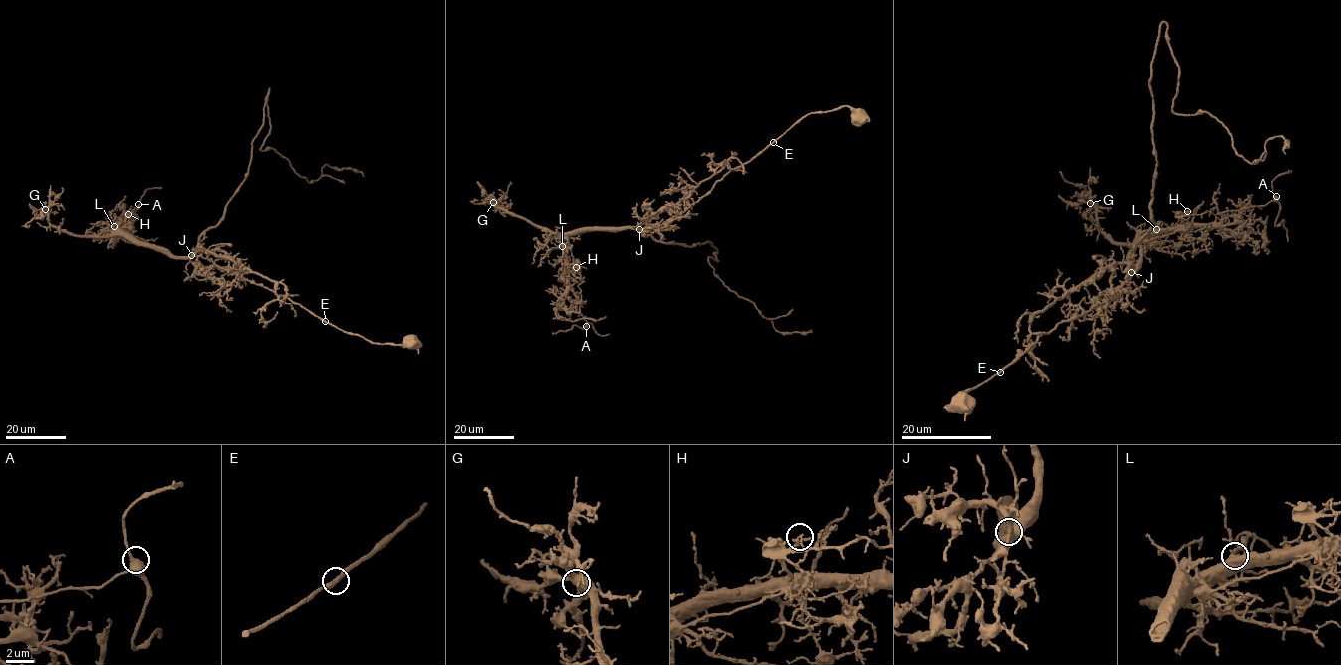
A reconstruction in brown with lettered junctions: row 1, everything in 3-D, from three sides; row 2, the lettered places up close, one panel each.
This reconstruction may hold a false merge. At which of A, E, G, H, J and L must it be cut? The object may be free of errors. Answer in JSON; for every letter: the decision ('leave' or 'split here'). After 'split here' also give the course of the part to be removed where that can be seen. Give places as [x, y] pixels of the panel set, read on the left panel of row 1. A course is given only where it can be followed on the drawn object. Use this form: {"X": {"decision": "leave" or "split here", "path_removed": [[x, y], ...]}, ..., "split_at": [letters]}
{"A": {"decision": "leave"}, "E": {"decision": "leave"}, "G": {"decision": "leave"}, "H": {"decision": "split here", "path_removed": [[128, 214], [132, 216], [132, 210], [139, 207], [127, 223], [115, 220], [104, 234]]}, "J": {"decision": "leave"}, "L": {"decision": "leave"}, "split_at": ["H"]}

